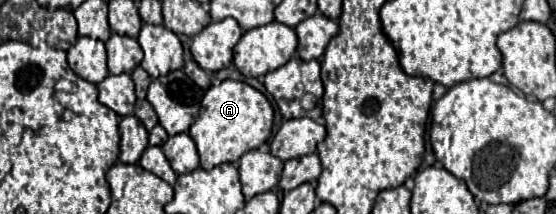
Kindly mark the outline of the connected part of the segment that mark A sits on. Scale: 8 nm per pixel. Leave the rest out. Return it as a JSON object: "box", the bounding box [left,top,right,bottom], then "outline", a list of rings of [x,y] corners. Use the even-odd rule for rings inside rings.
{"box":[189,80,273,170],"outline":[[[223,80],[219,86],[211,86],[203,100],[201,112],[193,122],[189,136],[195,140],[201,168],[211,170],[223,162],[237,162],[245,152],[259,148],[269,140],[273,128],[273,106],[253,86],[237,80]]]}

